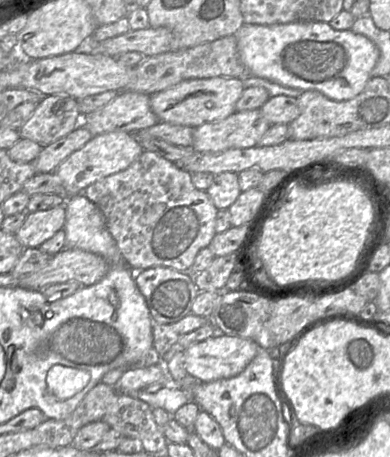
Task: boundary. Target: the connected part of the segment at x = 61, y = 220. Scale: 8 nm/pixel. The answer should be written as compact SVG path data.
M65 205L27 213L24 223L15 236L24 248L38 248L63 229L65 222Z

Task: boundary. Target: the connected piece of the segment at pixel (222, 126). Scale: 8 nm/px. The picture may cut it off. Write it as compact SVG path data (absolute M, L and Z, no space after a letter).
M260 109L235 111L225 119L194 128L192 148L195 153L219 153L233 148L254 147L270 126Z

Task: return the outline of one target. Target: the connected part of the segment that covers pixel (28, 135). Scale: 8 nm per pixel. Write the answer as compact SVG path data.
M68 95L41 98L26 123L18 130L20 137L47 146L72 132L81 123L76 99Z

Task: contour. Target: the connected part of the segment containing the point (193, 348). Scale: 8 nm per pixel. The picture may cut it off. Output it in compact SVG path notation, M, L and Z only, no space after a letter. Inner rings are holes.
M215 331L213 337L192 344L183 351L185 369L190 376L202 382L232 378L244 371L259 349L262 348L251 339L228 336L221 331Z

